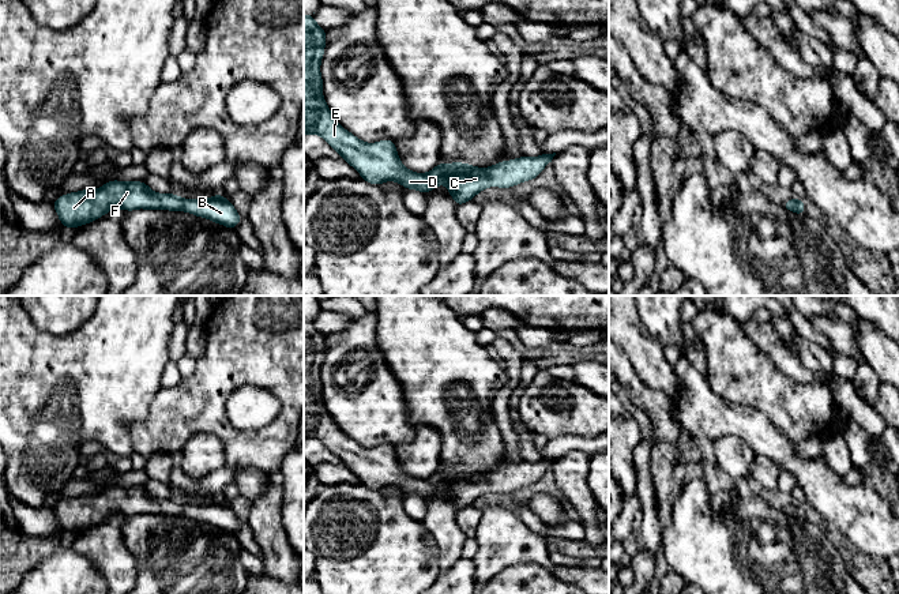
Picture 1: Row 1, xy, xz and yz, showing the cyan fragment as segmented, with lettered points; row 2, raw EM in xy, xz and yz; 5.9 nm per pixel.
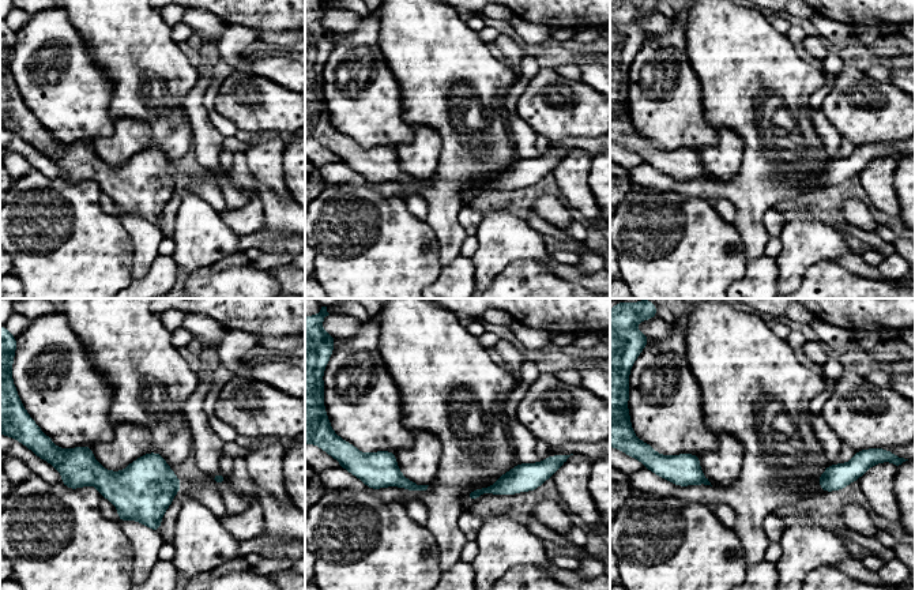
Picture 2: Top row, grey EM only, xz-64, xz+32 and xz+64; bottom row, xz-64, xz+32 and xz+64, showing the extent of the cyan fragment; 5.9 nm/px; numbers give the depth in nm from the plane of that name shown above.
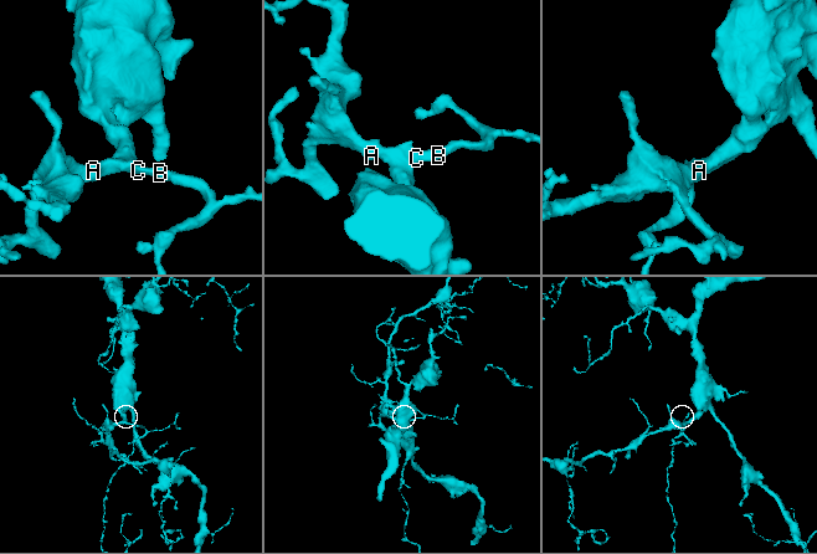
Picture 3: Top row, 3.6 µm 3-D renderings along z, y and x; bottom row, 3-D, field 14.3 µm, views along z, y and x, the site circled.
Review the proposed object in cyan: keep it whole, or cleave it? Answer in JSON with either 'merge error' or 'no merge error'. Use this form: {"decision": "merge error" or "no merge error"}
{"decision": "no merge error"}

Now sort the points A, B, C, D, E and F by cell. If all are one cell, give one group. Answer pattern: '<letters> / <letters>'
A B C D E F

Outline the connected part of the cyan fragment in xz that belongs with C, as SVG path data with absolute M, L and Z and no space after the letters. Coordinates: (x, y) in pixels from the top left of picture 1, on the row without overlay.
M305 319L304 440L321 441L372 490L396 486L406 495L429 499L439 489L444 489L459 512L488 492L511 493L534 485L556 460L556 458L542 458L535 463L522 460L516 465L504 465L490 473L477 473L456 465L451 470L443 470L440 466L429 478L411 477L402 470L395 446L365 448L336 426L323 402L320 369L326 349L326 334L315 327L313 319Z

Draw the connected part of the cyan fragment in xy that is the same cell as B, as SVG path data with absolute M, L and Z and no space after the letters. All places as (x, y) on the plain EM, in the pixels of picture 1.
M110 485L97 495L82 495L59 501L53 508L63 533L79 533L101 523L110 515L185 516L233 535L242 522L221 499L206 504L184 504L176 499L157 499L144 486Z

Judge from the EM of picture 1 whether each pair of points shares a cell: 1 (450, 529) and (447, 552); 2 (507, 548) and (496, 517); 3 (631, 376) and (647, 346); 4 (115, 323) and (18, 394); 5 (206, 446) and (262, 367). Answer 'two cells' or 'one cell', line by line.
1: one cell
2: one cell
3: two cells
4: one cell
5: two cells

